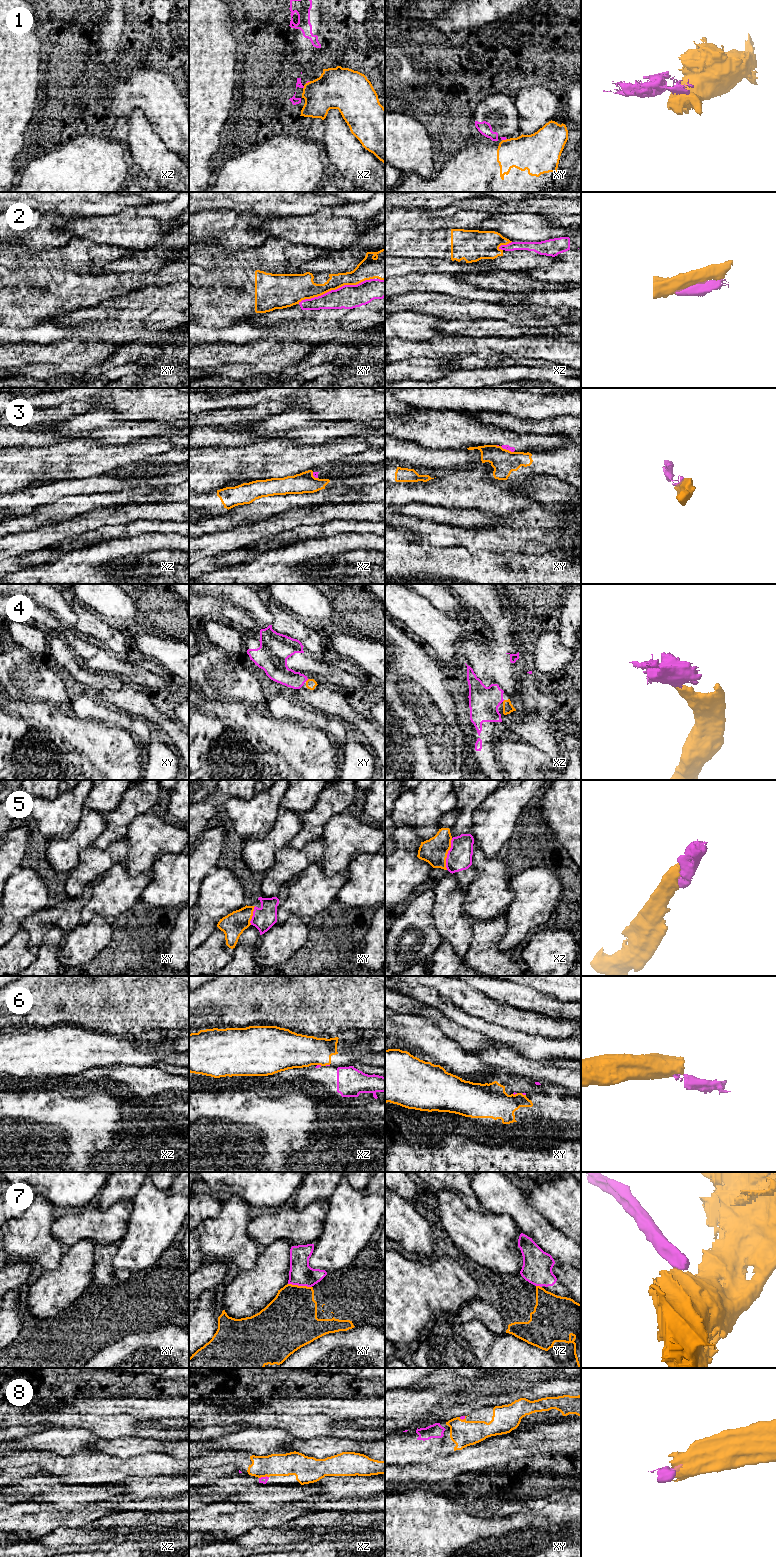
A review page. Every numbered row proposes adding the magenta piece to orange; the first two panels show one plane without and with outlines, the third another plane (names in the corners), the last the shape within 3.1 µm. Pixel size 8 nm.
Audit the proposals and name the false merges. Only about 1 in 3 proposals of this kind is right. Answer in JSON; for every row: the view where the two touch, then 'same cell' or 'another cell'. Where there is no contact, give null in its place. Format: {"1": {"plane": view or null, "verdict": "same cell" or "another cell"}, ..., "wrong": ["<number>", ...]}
{"1": {"plane": "xy", "verdict": "another cell"}, "2": {"plane": "xy", "verdict": "another cell"}, "3": {"plane": "xy", "verdict": "another cell"}, "4": {"plane": "xy", "verdict": "same cell"}, "5": {"plane": "xz", "verdict": "same cell"}, "6": {"plane": "xz", "verdict": "another cell"}, "7": {"plane": "xy", "verdict": "another cell"}, "8": {"plane": "xz", "verdict": "same cell"}, "wrong": ["1", "2", "3", "6", "7"]}

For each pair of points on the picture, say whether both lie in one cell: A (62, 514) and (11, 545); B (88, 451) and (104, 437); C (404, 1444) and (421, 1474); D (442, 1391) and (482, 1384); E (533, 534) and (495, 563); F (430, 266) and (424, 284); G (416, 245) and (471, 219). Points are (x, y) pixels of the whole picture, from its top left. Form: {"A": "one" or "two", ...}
{"A": "two", "B": "two", "C": "two", "D": "two", "E": "two", "F": "two", "G": "two"}

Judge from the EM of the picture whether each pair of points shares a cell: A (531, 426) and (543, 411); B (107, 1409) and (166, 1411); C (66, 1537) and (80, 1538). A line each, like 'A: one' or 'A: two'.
A: two
B: one
C: one

